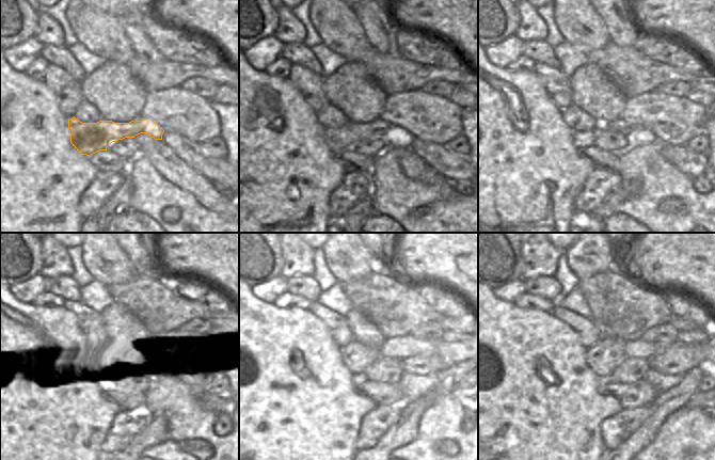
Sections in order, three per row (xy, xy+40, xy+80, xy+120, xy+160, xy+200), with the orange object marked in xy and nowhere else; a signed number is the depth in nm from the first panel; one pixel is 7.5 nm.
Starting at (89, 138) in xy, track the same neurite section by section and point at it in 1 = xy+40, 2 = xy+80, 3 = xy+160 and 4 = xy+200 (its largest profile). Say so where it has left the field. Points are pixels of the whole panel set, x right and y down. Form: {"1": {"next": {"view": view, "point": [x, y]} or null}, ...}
{"1": {"next": {"view": "xy+40", "point": [339, 139]}}, "2": {"next": {"view": "xy+80", "point": [637, 136]}}, "3": {"next": {"view": "xy+160", "point": [419, 364]}}, "4": {"next": {"view": "xy+200", "point": [679, 358]}}}

